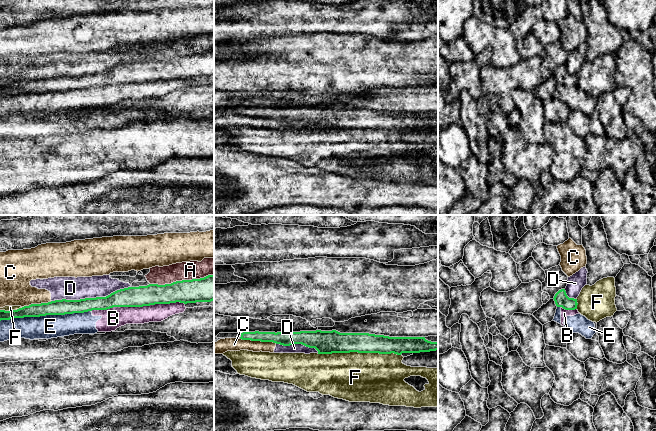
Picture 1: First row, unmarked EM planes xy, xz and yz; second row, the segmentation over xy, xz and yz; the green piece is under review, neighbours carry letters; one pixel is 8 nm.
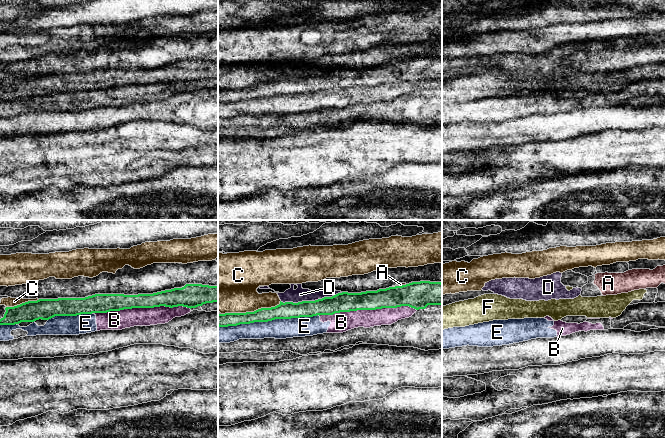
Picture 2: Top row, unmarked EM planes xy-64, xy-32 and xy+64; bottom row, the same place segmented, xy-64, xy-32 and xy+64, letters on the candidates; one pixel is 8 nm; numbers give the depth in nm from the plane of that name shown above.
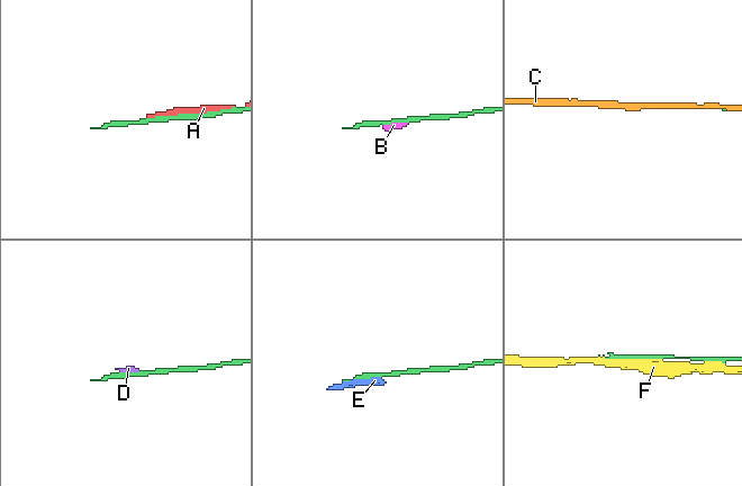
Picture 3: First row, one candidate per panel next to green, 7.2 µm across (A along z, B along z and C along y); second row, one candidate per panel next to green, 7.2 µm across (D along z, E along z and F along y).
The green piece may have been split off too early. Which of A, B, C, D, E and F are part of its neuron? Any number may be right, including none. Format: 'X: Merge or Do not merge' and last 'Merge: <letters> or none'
A: Do not merge
B: Do not merge
C: Do not merge
D: Do not merge
E: Do not merge
F: Do not merge
Merge: none

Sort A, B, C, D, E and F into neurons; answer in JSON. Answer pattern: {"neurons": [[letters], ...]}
{"neurons": [["A", "D"], ["B", "E"], ["C"], ["F"]]}

